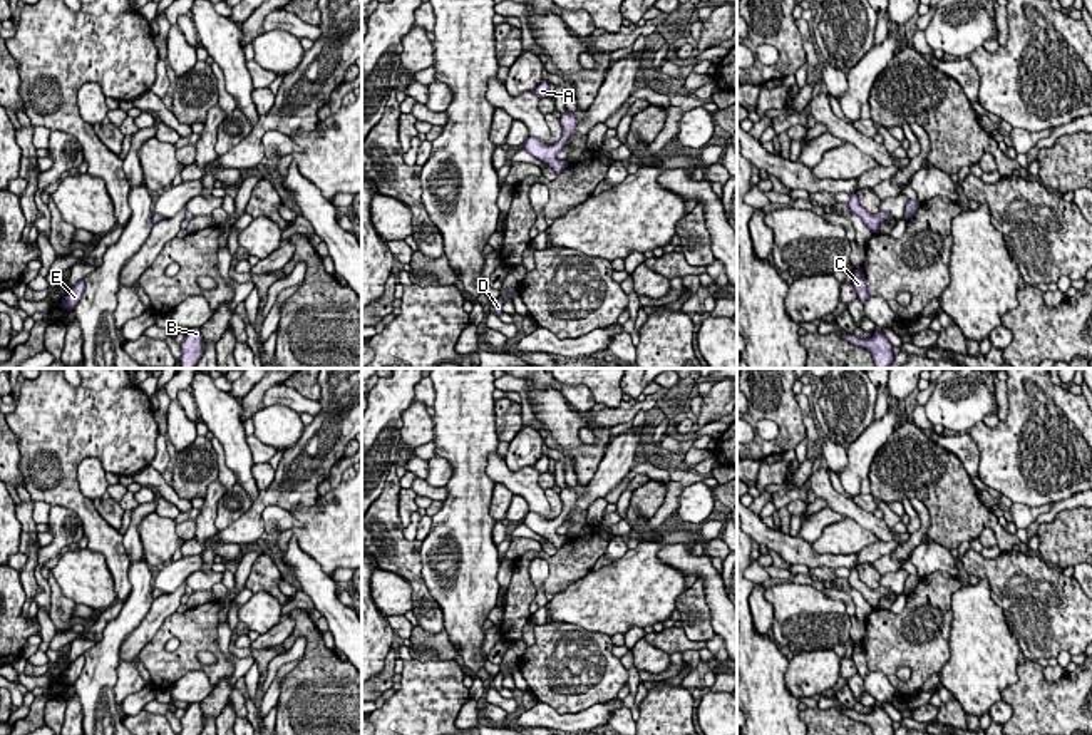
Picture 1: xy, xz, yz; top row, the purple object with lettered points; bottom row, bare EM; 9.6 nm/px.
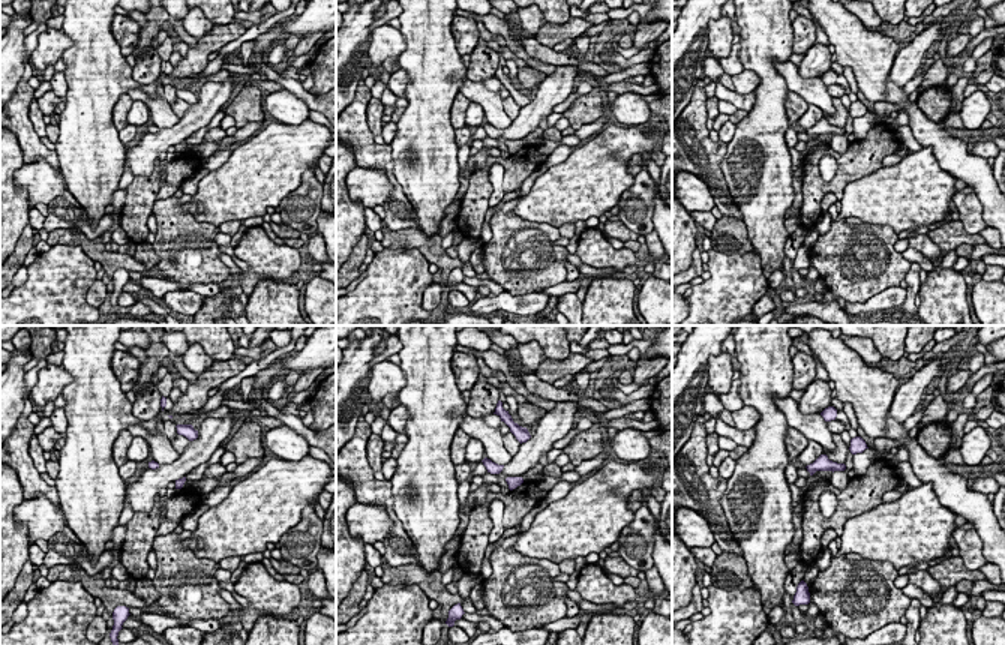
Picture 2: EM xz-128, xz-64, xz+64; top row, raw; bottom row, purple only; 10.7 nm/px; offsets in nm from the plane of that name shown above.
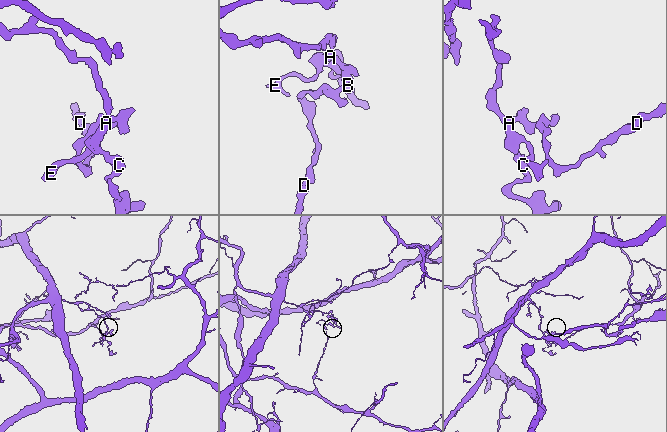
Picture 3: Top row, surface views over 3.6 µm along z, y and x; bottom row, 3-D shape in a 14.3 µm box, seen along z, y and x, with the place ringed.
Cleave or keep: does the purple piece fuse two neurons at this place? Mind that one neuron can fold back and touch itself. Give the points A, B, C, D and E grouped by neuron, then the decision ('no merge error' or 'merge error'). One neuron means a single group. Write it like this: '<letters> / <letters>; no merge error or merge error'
A B C E / D; merge error

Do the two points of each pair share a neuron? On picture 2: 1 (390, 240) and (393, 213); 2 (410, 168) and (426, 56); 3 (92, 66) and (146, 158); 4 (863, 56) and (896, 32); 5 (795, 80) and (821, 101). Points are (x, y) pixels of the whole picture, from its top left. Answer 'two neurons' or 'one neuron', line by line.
1: two neurons
2: one neuron
3: two neurons
4: two neurons
5: one neuron

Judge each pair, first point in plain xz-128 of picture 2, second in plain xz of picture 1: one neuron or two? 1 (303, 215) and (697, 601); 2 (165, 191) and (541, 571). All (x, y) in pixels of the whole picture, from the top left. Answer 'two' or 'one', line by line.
1: one
2: one

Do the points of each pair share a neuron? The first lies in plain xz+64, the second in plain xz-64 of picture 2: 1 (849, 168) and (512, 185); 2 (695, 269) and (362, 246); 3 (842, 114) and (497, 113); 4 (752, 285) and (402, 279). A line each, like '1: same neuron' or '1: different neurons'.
1: same neuron
2: same neuron
3: different neurons
4: same neuron

